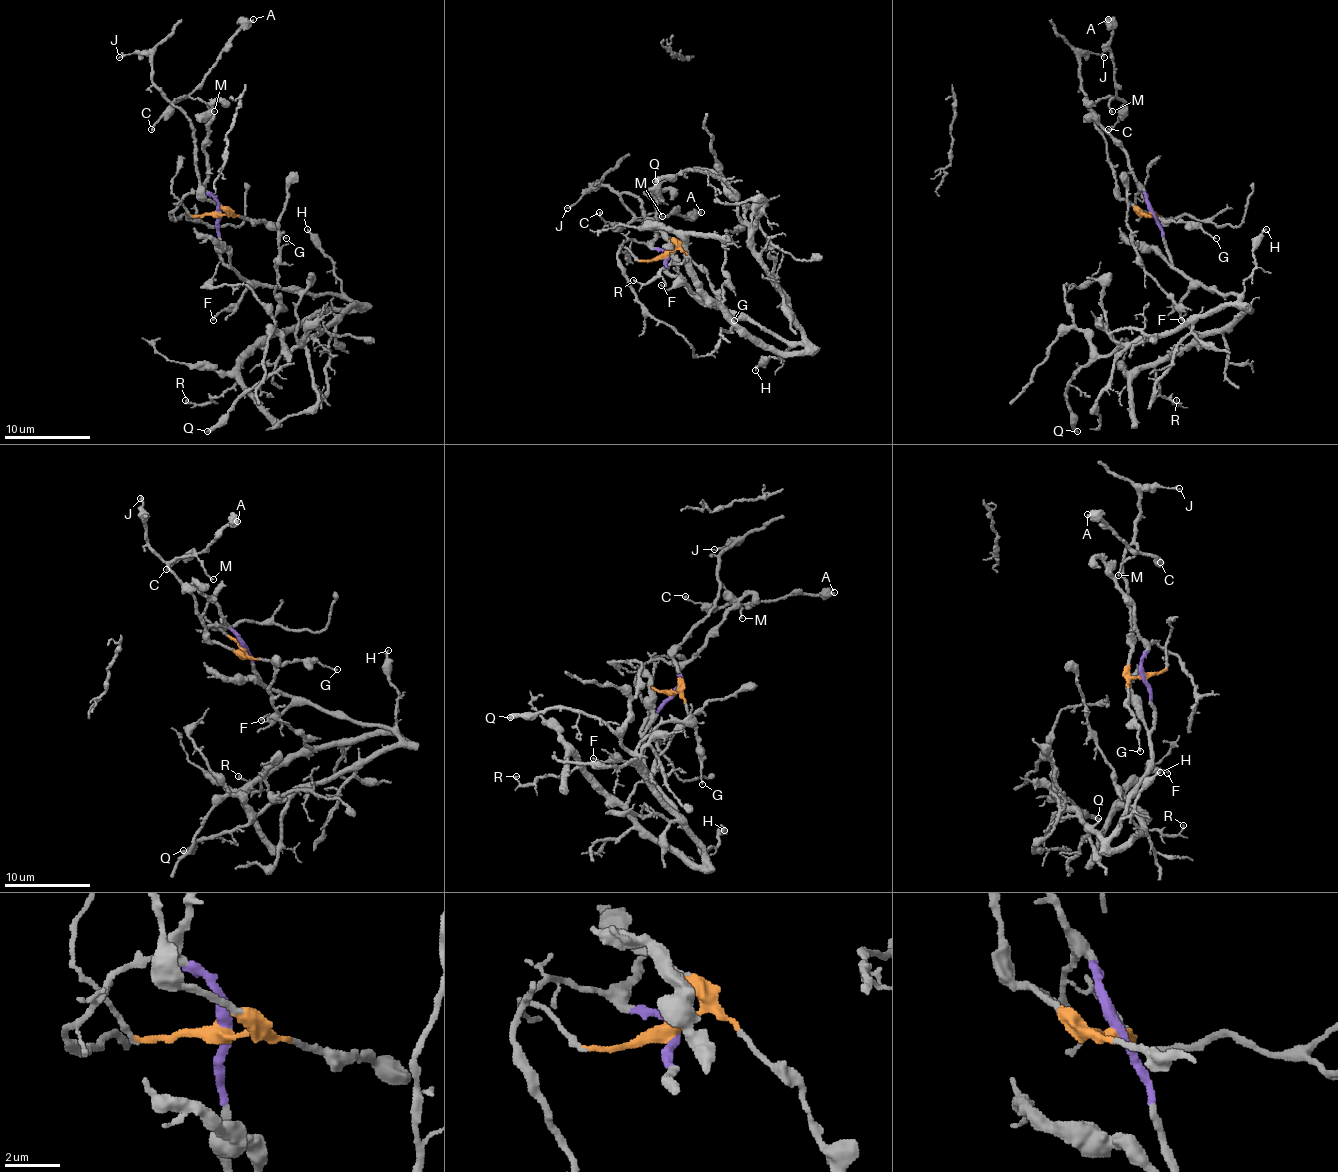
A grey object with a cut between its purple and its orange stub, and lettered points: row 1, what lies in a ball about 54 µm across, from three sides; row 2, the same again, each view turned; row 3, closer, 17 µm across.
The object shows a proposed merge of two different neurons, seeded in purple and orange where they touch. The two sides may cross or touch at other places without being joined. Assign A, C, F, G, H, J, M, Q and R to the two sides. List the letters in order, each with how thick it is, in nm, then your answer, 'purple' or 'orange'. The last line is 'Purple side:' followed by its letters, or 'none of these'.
A: 440 nm thick; orange
C: 170 nm thick; orange
F: 120 nm thick; purple
G: 120 nm thick; orange
H: 140 nm thick; purple
J: 140 nm thick; orange
M: 120 nm thick; orange
Q: 360 nm thick; purple
R: 110 nm thick; purple
Purple side: F, H, Q, R

